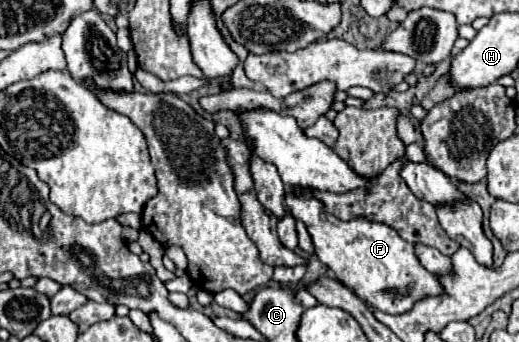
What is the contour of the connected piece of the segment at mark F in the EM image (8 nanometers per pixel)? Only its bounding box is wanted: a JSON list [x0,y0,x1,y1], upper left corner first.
[285,189,443,315]

